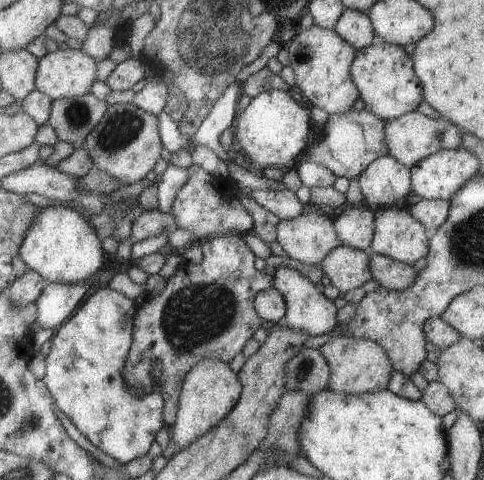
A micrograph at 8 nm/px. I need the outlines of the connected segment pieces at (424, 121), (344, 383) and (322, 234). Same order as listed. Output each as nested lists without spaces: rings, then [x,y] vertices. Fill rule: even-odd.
[[[411,111],[394,119],[387,119],[382,130],[388,155],[405,166],[413,166],[422,158],[443,149],[456,149],[461,144],[459,129],[443,118],[431,119]]]
[[[349,335],[337,336],[319,348],[330,368],[328,388],[336,393],[358,395],[377,392],[388,387],[392,366],[385,351],[372,340]]]
[[[301,211],[296,217],[283,219],[276,226],[276,241],[285,251],[287,257],[298,260],[305,265],[319,264],[325,255],[342,242],[337,238],[334,221],[315,212]]]

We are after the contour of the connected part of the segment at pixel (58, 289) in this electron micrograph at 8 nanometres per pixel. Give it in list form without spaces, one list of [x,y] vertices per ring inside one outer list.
[[[91,278],[69,284],[46,282],[34,302],[38,310],[36,320],[43,329],[56,329],[66,321],[85,298],[90,283]]]

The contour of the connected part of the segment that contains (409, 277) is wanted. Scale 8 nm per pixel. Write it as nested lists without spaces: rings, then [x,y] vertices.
[[[372,253],[369,258],[372,279],[379,286],[390,291],[400,291],[414,283],[417,273],[413,269],[413,265],[377,253]]]

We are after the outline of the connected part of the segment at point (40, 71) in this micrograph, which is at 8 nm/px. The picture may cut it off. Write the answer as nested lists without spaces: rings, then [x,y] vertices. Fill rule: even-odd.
[[[81,49],[45,53],[38,60],[35,89],[51,100],[89,93],[96,81],[96,63]]]

